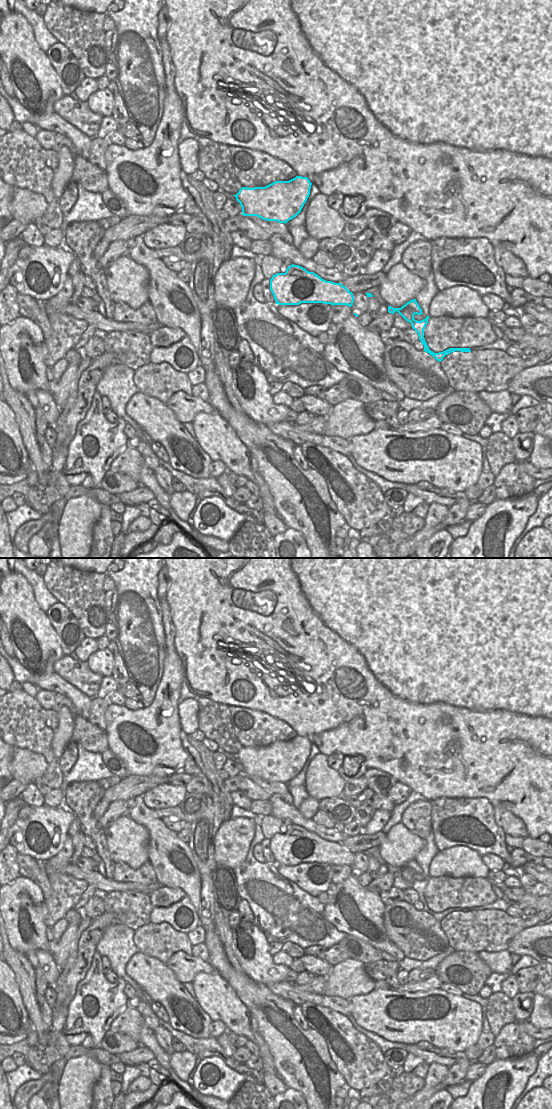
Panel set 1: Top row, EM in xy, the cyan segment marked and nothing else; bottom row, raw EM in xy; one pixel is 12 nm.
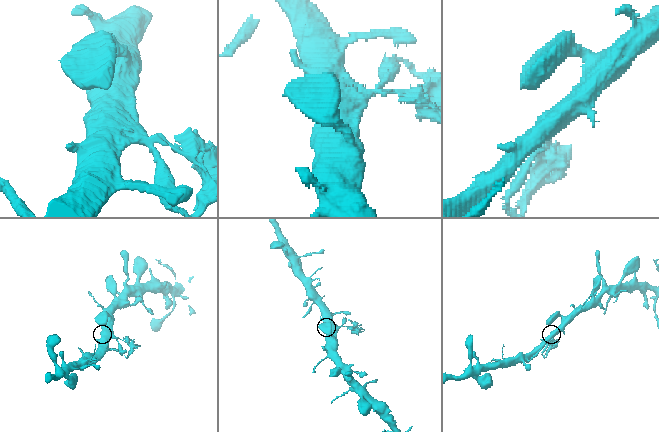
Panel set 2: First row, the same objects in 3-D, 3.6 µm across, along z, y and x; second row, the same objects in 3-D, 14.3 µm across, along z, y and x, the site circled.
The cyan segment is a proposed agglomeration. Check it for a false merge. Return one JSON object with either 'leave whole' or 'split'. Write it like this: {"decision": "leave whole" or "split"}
{"decision": "leave whole"}

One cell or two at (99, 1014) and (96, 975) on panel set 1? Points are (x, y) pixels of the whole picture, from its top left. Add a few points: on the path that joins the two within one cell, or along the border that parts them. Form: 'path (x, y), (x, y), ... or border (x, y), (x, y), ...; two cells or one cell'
path (99, 1004), (96, 996), (96, 985); one cell

